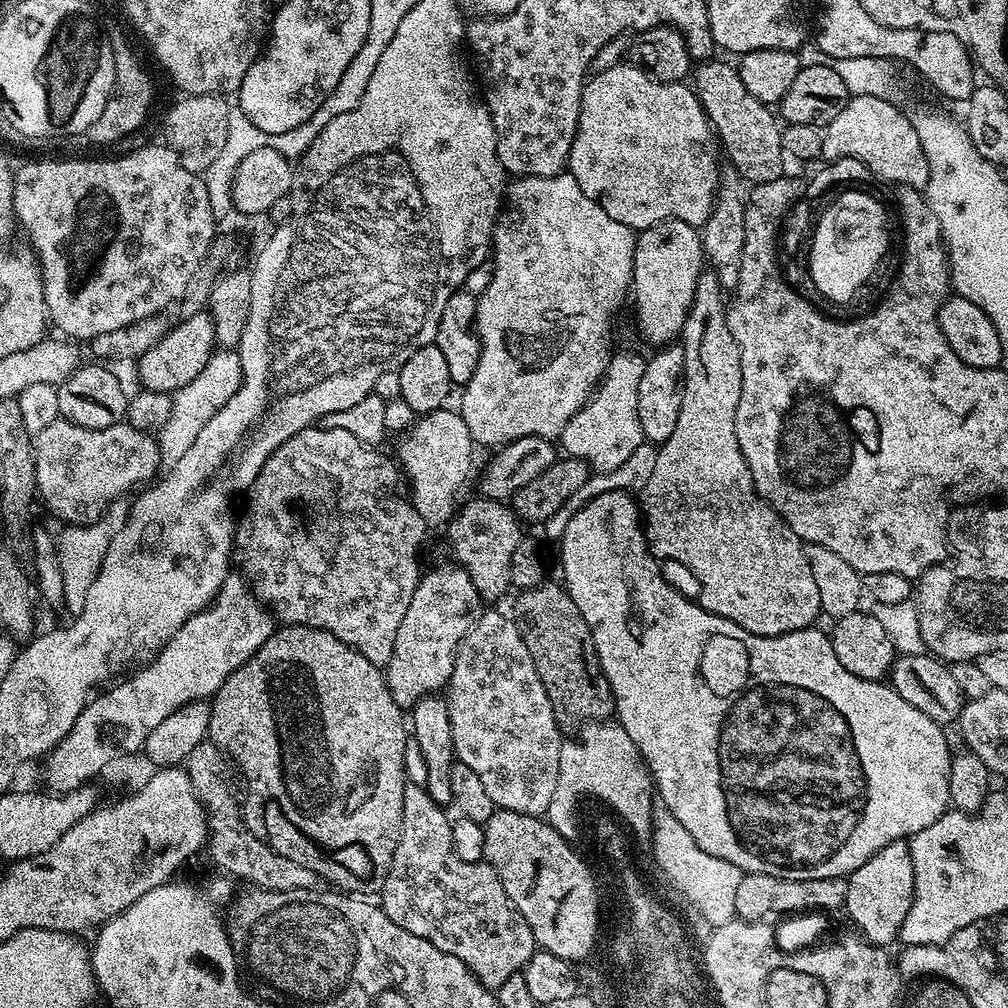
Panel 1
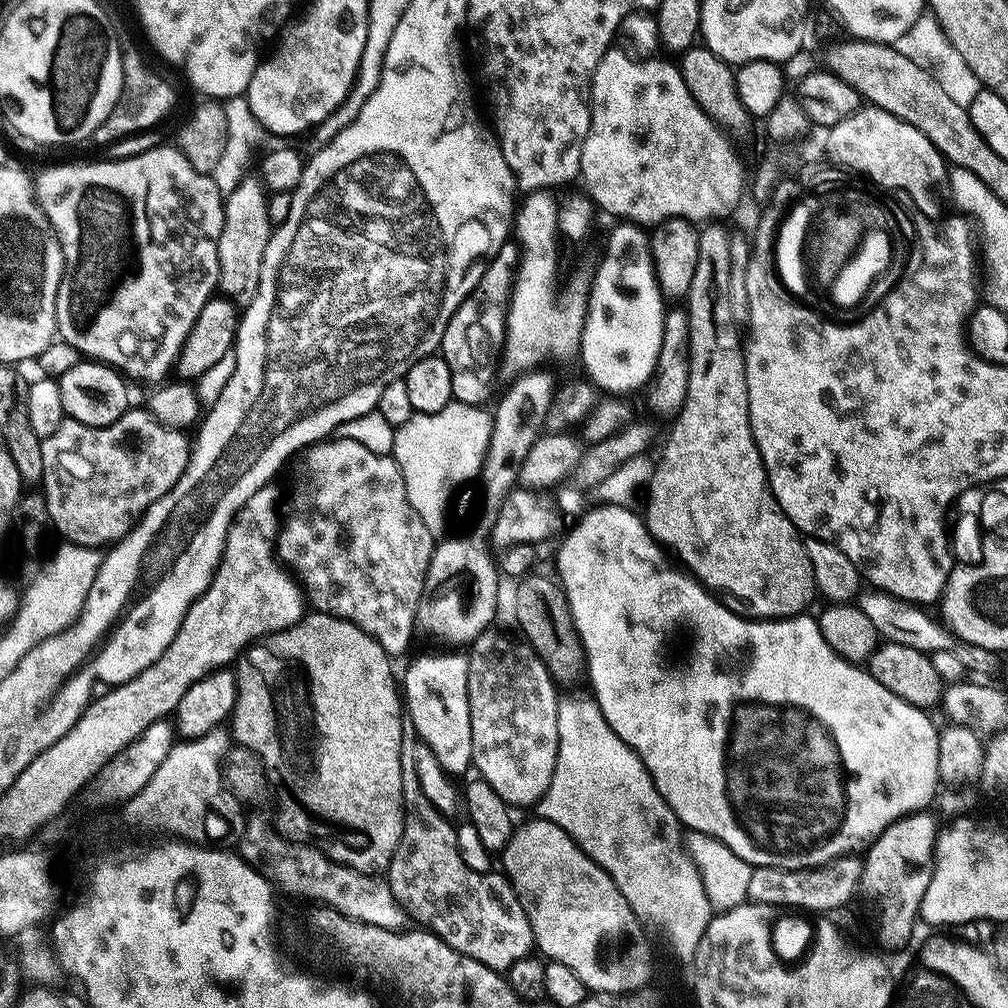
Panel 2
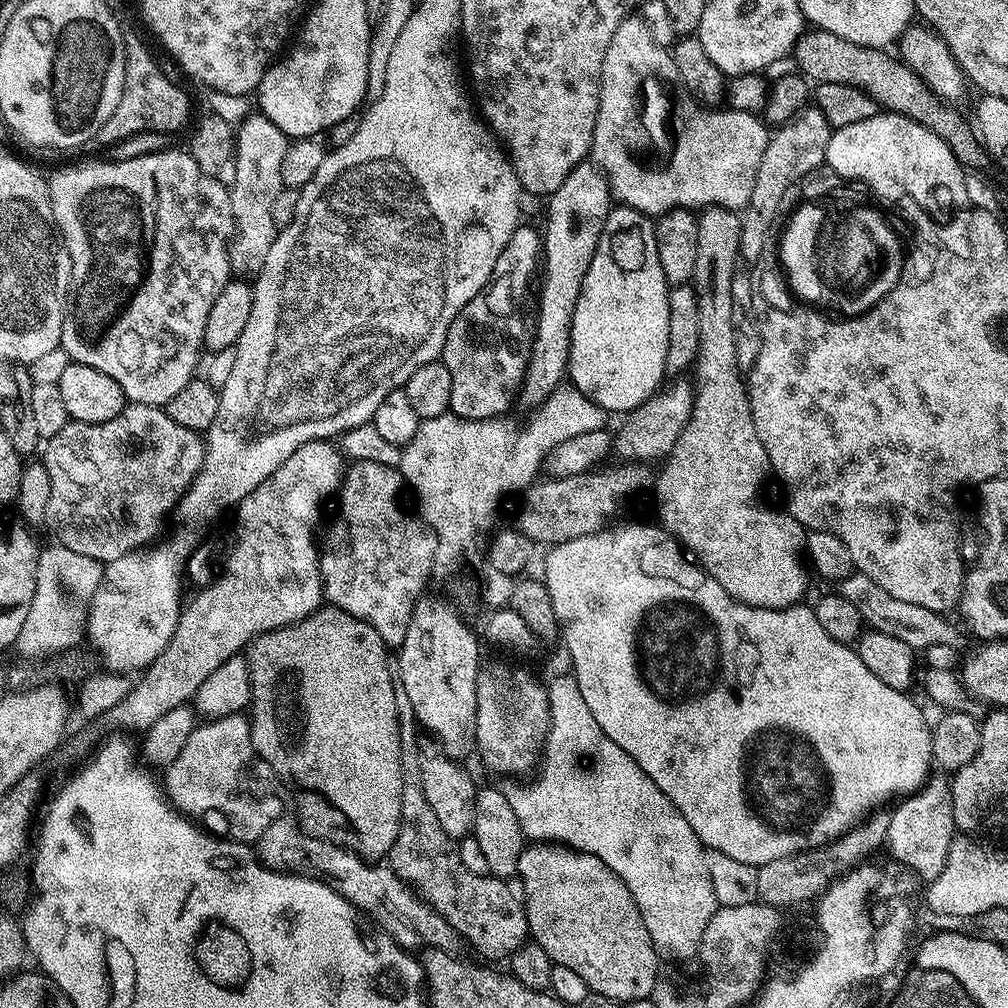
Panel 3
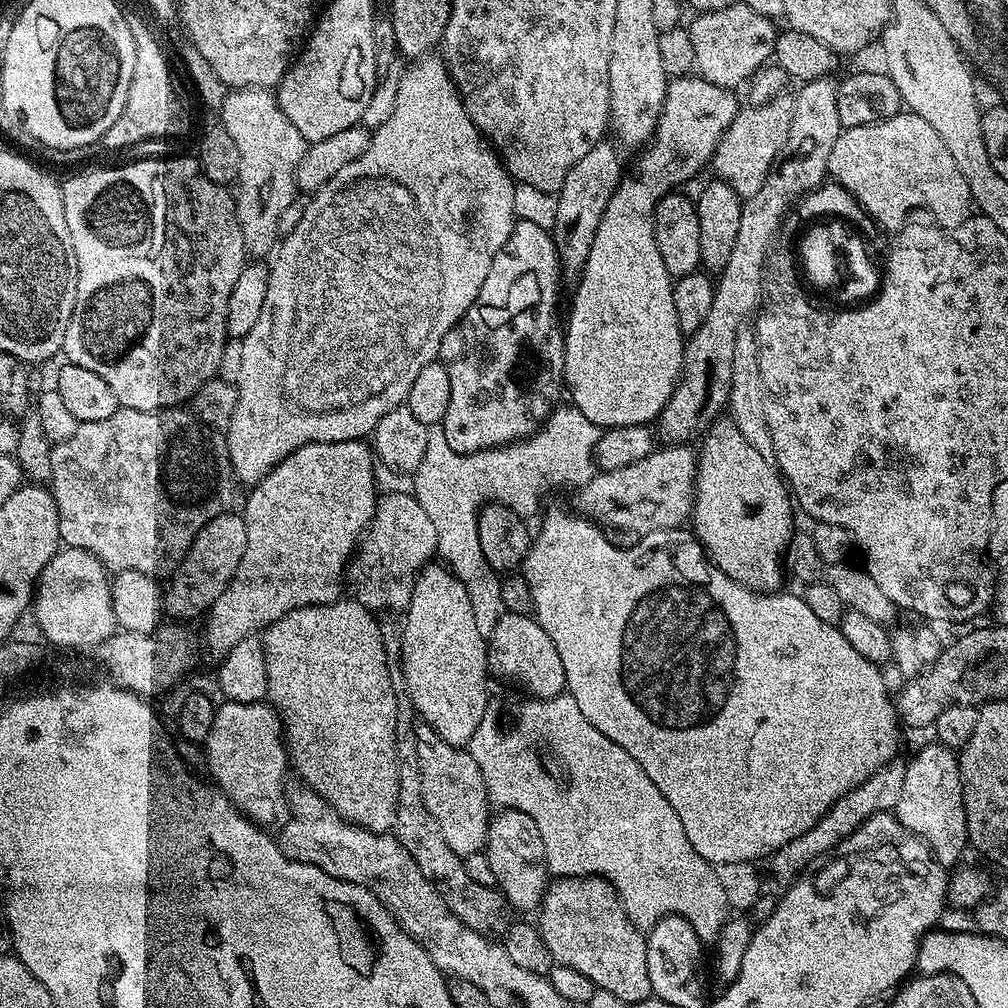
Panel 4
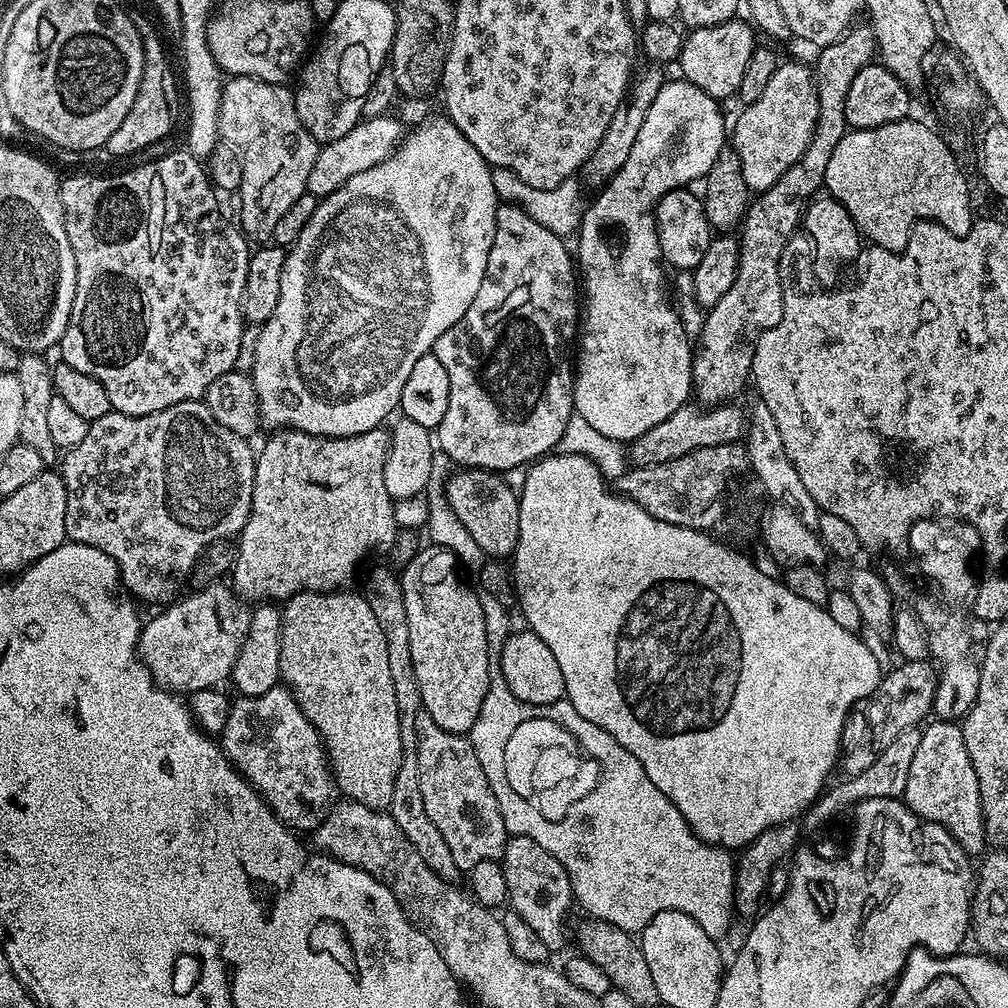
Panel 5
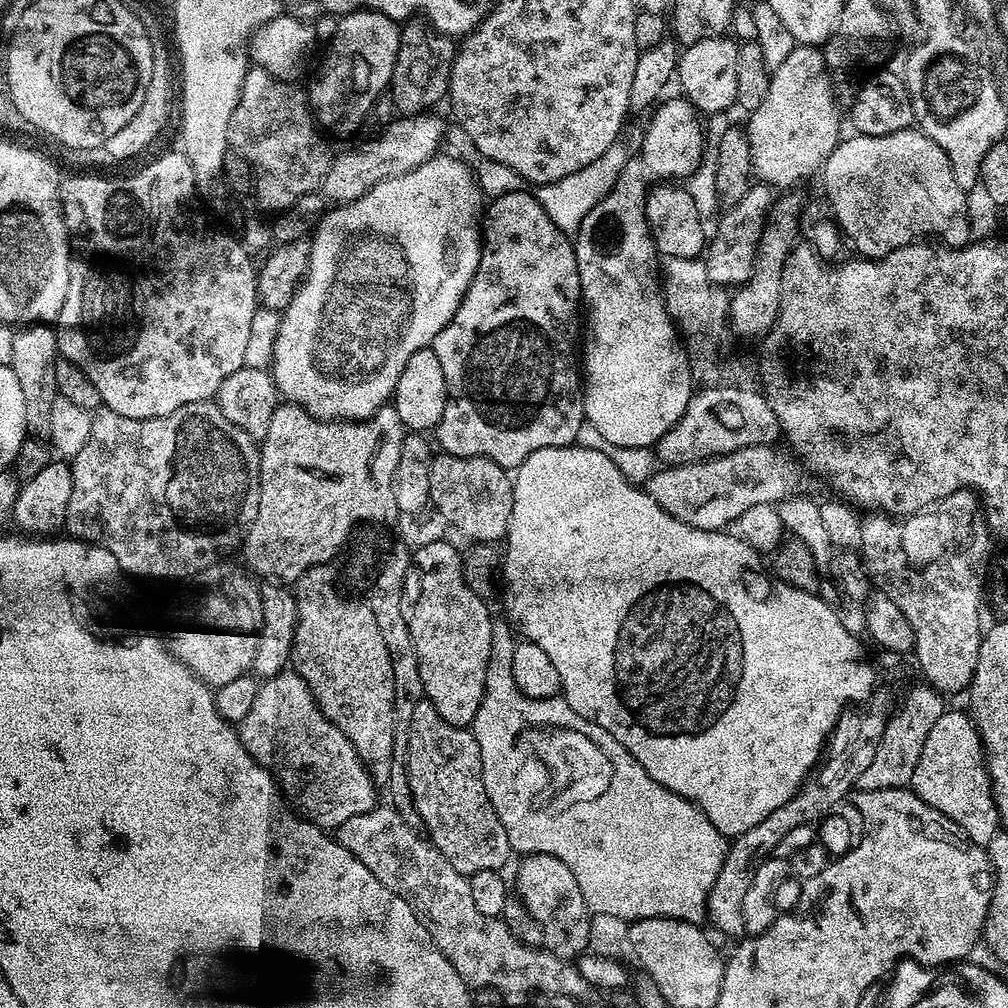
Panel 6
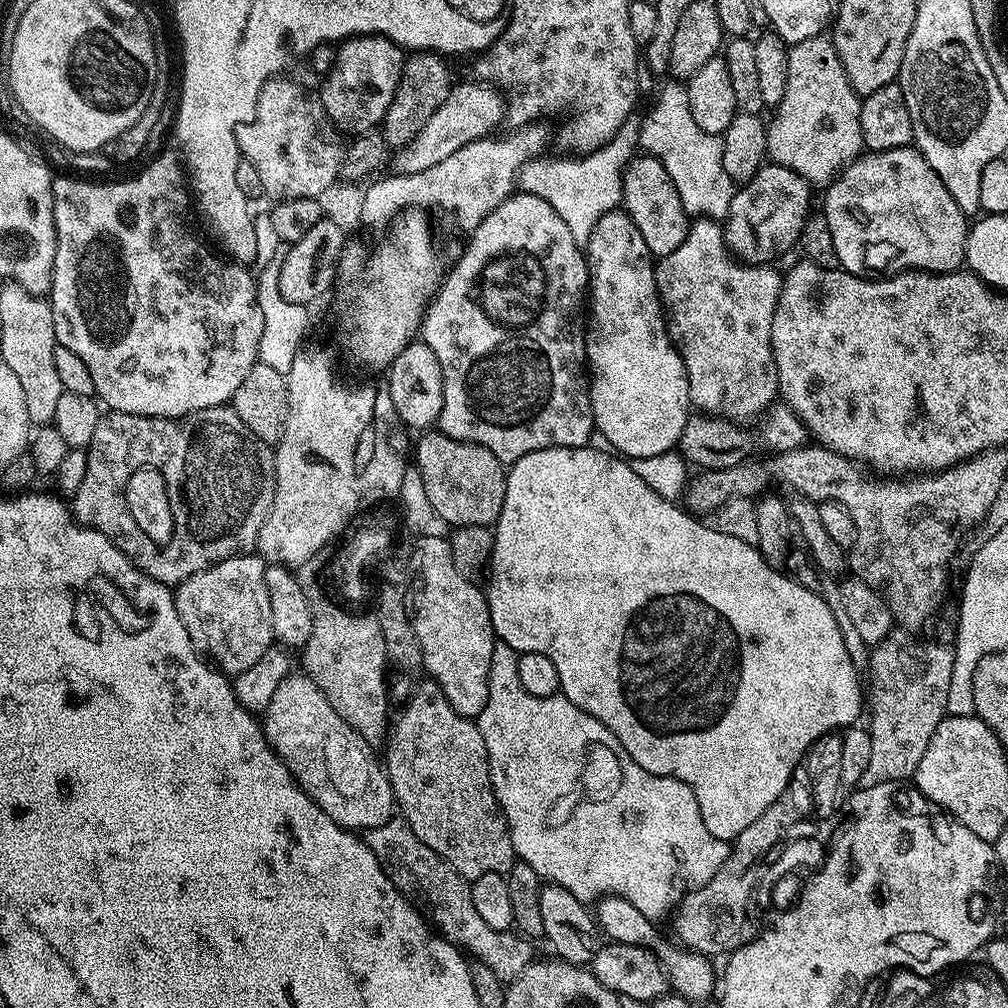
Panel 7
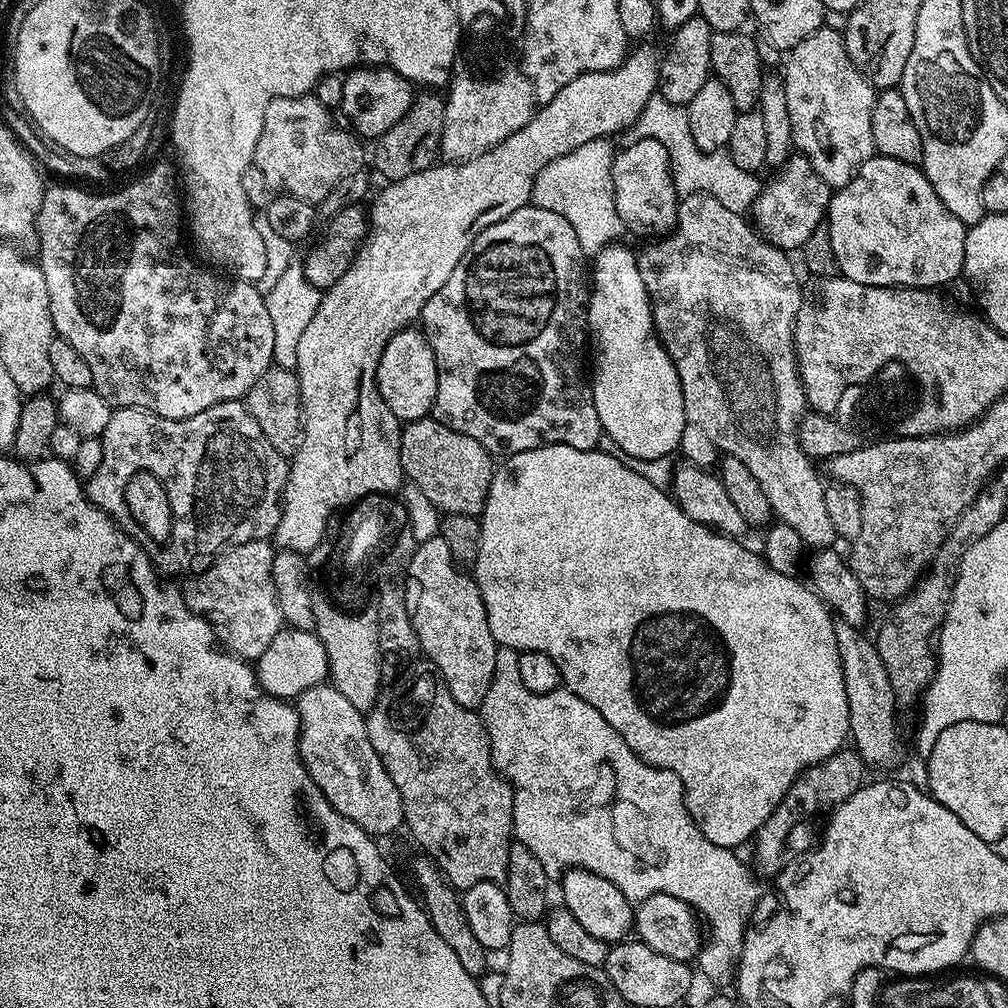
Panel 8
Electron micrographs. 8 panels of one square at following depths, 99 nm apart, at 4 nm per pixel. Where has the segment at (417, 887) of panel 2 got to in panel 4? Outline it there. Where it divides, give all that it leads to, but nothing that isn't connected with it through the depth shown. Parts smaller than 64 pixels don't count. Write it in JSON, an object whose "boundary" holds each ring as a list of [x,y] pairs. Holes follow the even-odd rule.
{"boundary":[[[385,619],[382,624],[382,631],[384,634],[384,649],[386,650],[386,666],[390,670],[390,686],[394,686],[394,698],[396,699],[396,762],[400,765],[400,789],[398,790],[394,835],[397,842],[406,850],[406,854],[410,854],[410,858],[414,858],[414,862],[418,862],[422,874],[426,874],[428,879],[435,884],[436,888],[442,894],[446,906],[450,906],[452,913],[467,928],[475,932],[481,932],[483,936],[491,936],[493,938],[503,937],[504,933],[508,931],[508,925],[510,923],[510,917],[508,917],[510,915],[508,901],[504,899],[502,893],[496,888],[481,886],[478,882],[474,882],[474,878],[470,878],[470,874],[466,874],[466,866],[464,865],[463,859],[458,854],[454,854],[454,850],[450,850],[446,838],[442,838],[442,829],[438,827],[438,822],[434,822],[434,814],[430,814],[430,810],[426,810],[426,802],[422,798],[422,770],[418,766],[418,750],[416,749],[418,739],[418,733],[416,733],[418,713],[412,705],[408,683],[404,677],[402,628],[397,621],[395,624],[394,621],[387,621]]]}

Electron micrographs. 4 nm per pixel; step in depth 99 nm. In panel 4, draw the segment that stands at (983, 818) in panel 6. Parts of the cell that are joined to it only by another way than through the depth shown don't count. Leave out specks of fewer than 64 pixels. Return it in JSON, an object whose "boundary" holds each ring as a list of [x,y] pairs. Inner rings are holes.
{"boundary":[[[931,742],[913,760],[907,761],[906,782],[902,782],[902,798],[894,809],[895,819],[906,830],[919,836],[945,870],[951,869],[969,847],[964,809],[964,783],[960,777],[957,753],[939,742]]]}

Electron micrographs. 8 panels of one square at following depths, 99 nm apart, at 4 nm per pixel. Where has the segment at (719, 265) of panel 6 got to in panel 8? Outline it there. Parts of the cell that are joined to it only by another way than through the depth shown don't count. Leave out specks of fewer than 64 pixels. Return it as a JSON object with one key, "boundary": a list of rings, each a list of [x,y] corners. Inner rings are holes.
{"boundary":[[[799,154],[789,156],[773,176],[776,177],[769,184],[761,187],[750,220],[763,239],[792,254],[795,248],[796,251],[803,249],[806,238],[825,223],[834,189],[816,173],[808,159]]]}

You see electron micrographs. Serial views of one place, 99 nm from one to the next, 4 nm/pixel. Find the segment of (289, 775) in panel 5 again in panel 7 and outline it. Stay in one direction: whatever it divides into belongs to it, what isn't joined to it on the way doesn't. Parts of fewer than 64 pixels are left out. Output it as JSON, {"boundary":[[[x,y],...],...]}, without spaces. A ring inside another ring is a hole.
{"boundary":[[[290,674],[274,690],[274,698],[270,698],[270,706],[262,714],[264,739],[276,751],[278,758],[290,770],[290,774],[298,782],[298,786],[316,803],[323,812],[330,814],[334,822],[338,822],[349,830],[367,830],[374,826],[382,826],[393,819],[394,801],[388,774],[373,749],[348,723],[326,702],[326,694],[314,686],[312,679],[303,674]]]}

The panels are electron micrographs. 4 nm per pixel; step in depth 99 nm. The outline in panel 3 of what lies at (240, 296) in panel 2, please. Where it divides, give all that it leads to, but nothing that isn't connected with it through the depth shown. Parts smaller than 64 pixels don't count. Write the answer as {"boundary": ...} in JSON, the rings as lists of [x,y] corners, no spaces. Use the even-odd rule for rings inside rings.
{"boundary":[[[263,114],[245,115],[235,129],[236,150],[234,153],[234,178],[230,182],[230,202],[234,210],[236,231],[232,234],[230,245],[230,266],[240,278],[259,276],[266,257],[270,255],[270,246],[274,246],[277,228],[274,226],[274,198],[283,190],[282,158],[290,143],[270,118]]]}

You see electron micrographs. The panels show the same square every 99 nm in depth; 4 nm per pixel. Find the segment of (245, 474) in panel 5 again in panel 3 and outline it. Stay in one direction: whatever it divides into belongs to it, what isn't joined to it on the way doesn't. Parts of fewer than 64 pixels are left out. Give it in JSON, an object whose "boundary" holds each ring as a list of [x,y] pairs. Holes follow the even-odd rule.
{"boundary":[[[125,403],[123,410],[114,418],[110,418],[110,422],[102,422],[101,424],[69,419],[68,424],[62,426],[62,430],[58,430],[58,434],[54,434],[54,438],[50,438],[42,448],[42,453],[44,452],[42,463],[46,466],[46,474],[50,474],[50,502],[48,503],[48,514],[46,517],[47,527],[52,527],[52,532],[56,535],[55,539],[62,546],[66,546],[66,550],[74,550],[74,554],[82,554],[86,558],[103,565],[151,545],[161,535],[160,527],[163,526],[164,519],[168,515],[168,519],[173,515],[174,509],[179,505],[184,493],[191,488],[193,478],[200,473],[200,466],[204,461],[204,441],[205,437],[201,433],[194,430],[186,430],[186,426],[178,426],[178,422],[174,422],[163,407],[155,404]]]}

